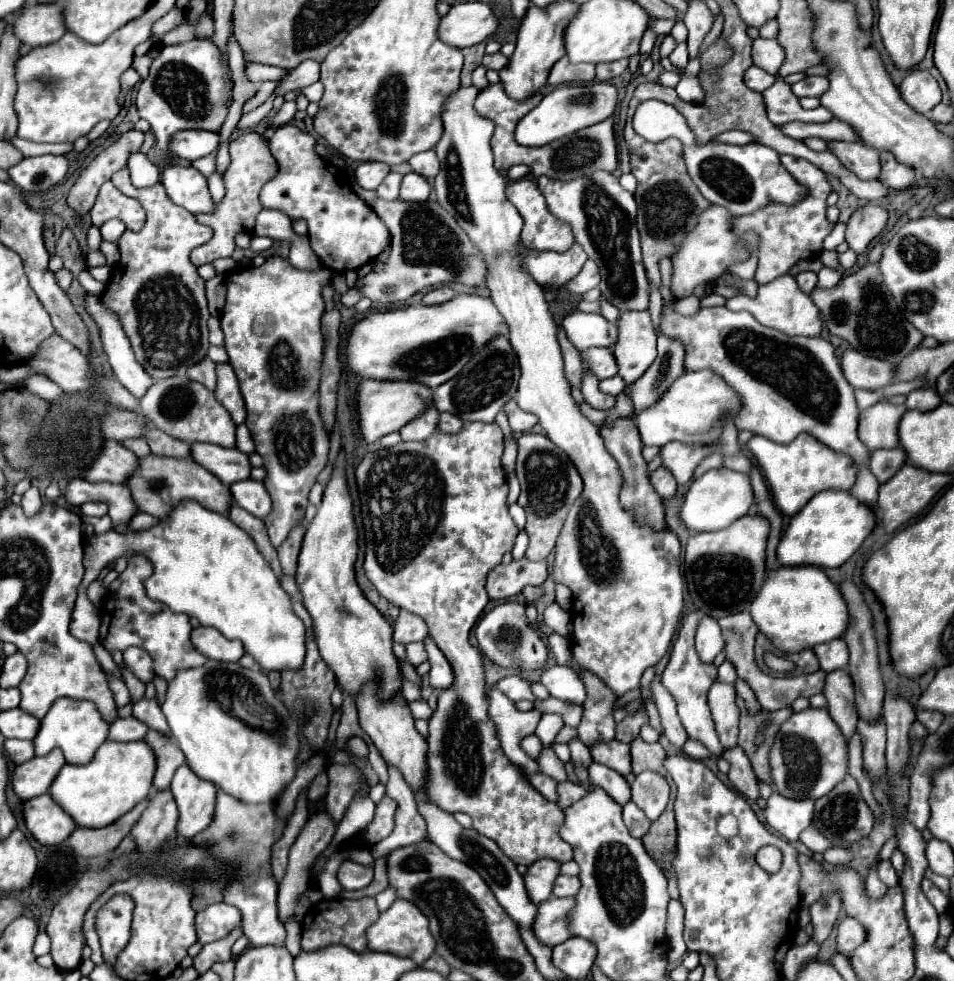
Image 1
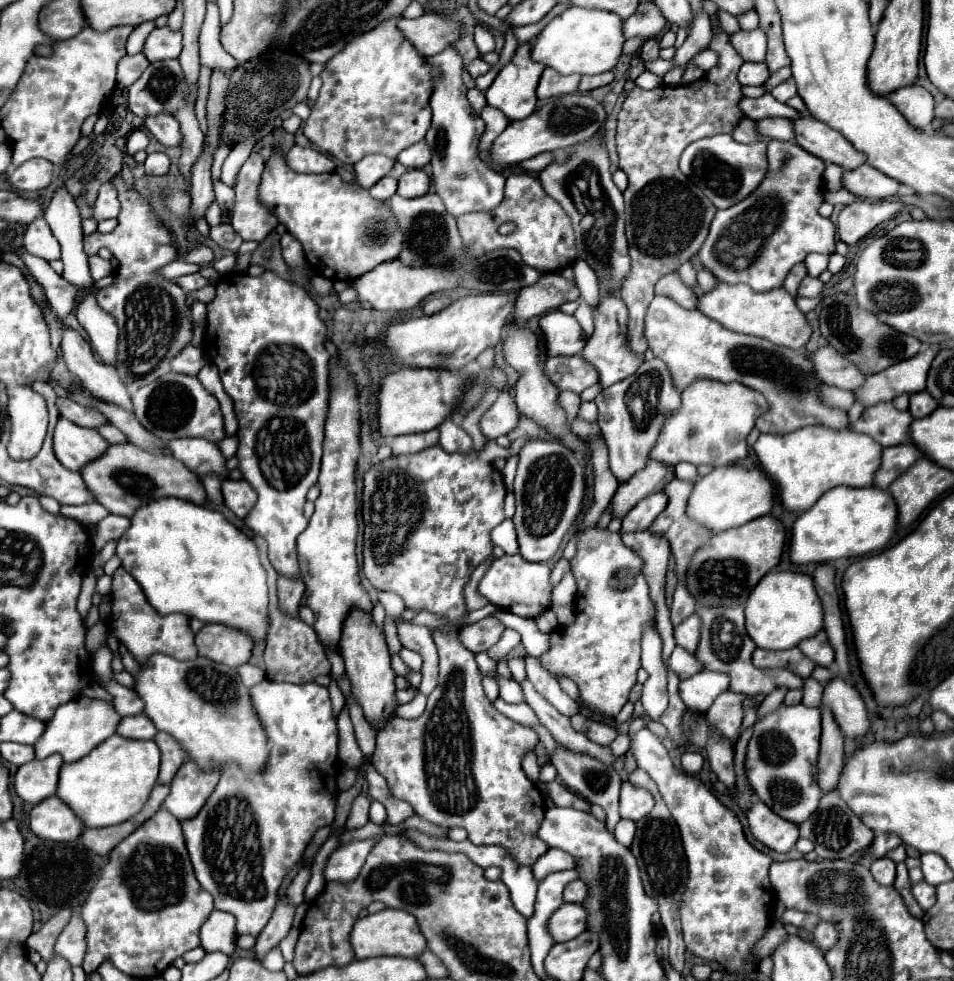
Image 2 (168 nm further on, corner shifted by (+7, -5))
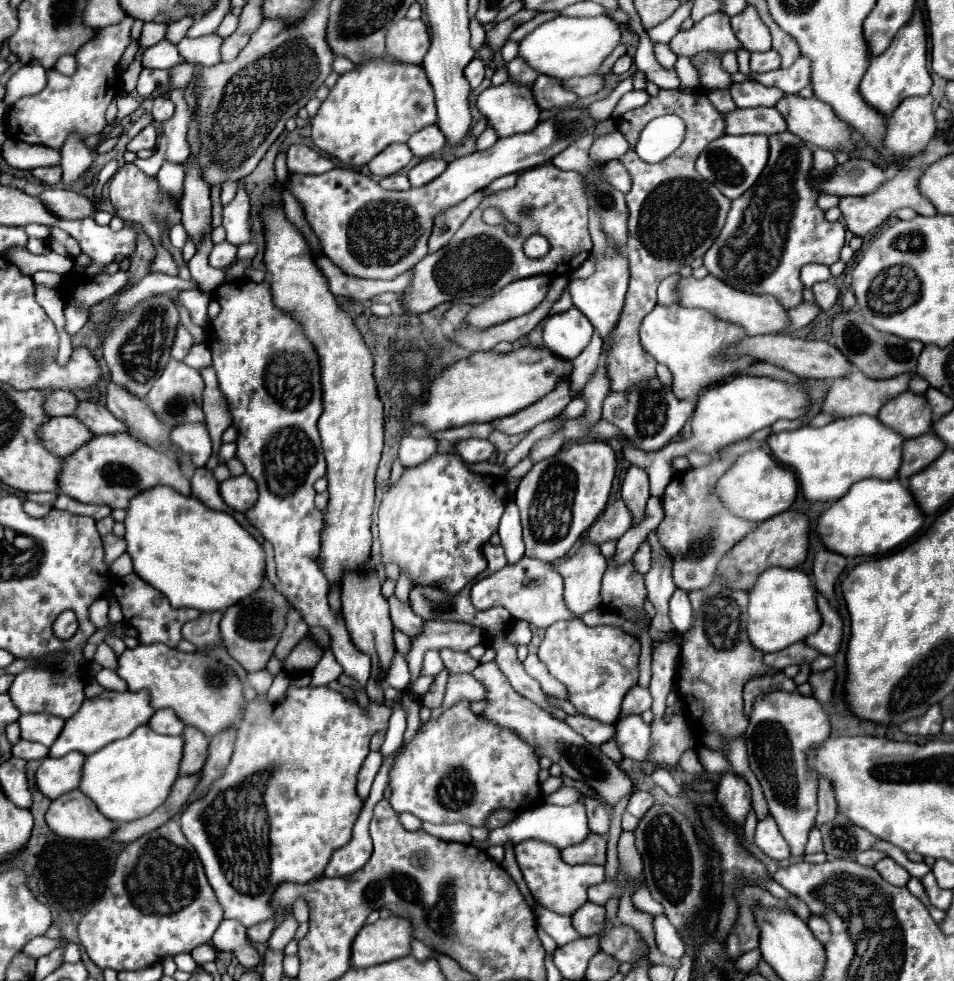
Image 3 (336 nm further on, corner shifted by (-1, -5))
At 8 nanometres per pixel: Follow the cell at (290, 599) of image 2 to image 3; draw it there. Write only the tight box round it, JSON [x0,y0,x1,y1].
[274,609,308,661]

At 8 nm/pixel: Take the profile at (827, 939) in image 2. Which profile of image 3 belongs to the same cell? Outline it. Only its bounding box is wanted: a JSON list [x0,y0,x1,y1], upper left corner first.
[806,915,830,943]

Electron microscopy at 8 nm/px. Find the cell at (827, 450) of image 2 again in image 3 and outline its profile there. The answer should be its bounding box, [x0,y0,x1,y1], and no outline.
[768,415,904,501]

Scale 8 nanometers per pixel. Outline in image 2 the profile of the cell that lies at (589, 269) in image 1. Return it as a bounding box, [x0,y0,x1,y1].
[514,273,580,323]

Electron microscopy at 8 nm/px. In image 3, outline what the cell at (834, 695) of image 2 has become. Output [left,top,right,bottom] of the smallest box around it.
[808,669,836,705]

